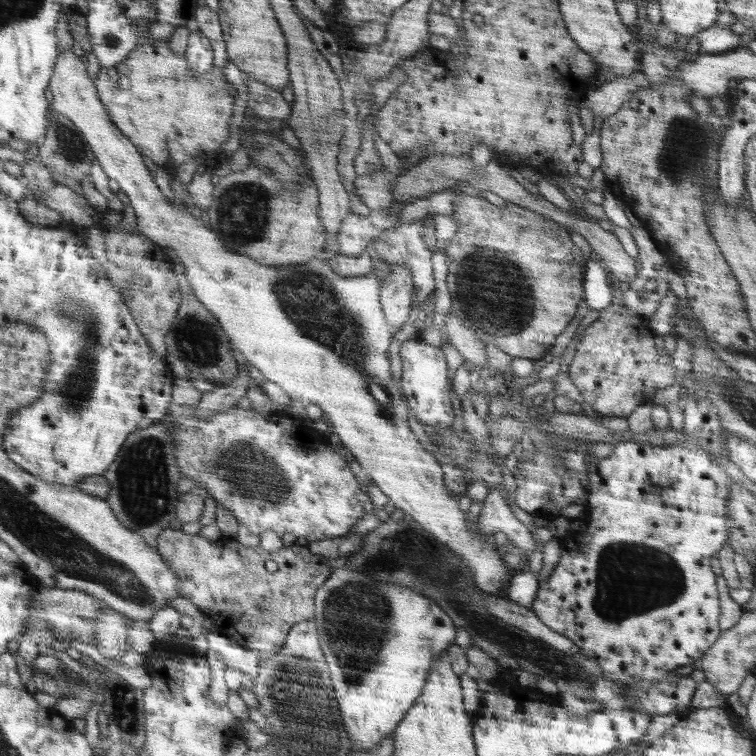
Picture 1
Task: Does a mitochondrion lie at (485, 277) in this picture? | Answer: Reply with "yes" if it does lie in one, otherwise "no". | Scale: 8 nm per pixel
yes

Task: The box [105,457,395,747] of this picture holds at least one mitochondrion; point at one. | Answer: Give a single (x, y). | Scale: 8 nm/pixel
(124, 701)

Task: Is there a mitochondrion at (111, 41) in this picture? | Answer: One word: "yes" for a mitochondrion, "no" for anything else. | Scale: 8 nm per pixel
yes

